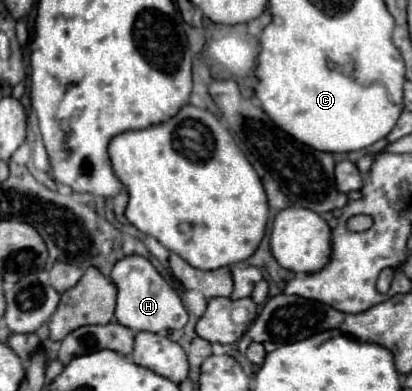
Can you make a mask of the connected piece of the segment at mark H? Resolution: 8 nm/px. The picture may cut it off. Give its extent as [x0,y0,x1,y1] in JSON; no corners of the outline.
[109,254,189,332]

